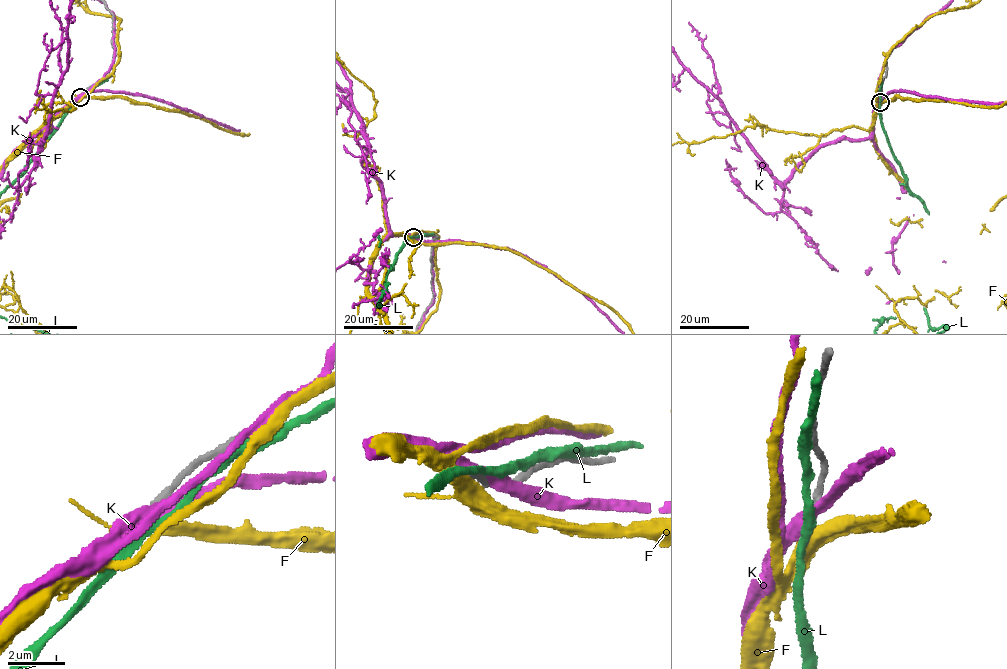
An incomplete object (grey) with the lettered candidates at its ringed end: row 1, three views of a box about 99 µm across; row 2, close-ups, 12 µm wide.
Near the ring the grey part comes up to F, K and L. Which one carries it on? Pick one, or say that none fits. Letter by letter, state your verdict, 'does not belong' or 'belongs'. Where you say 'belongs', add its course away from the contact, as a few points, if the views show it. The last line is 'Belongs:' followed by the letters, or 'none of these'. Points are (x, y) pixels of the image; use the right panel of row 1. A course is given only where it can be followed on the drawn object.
F: does not belong
K: does not belong
L: does not belong
Belongs: none of these

